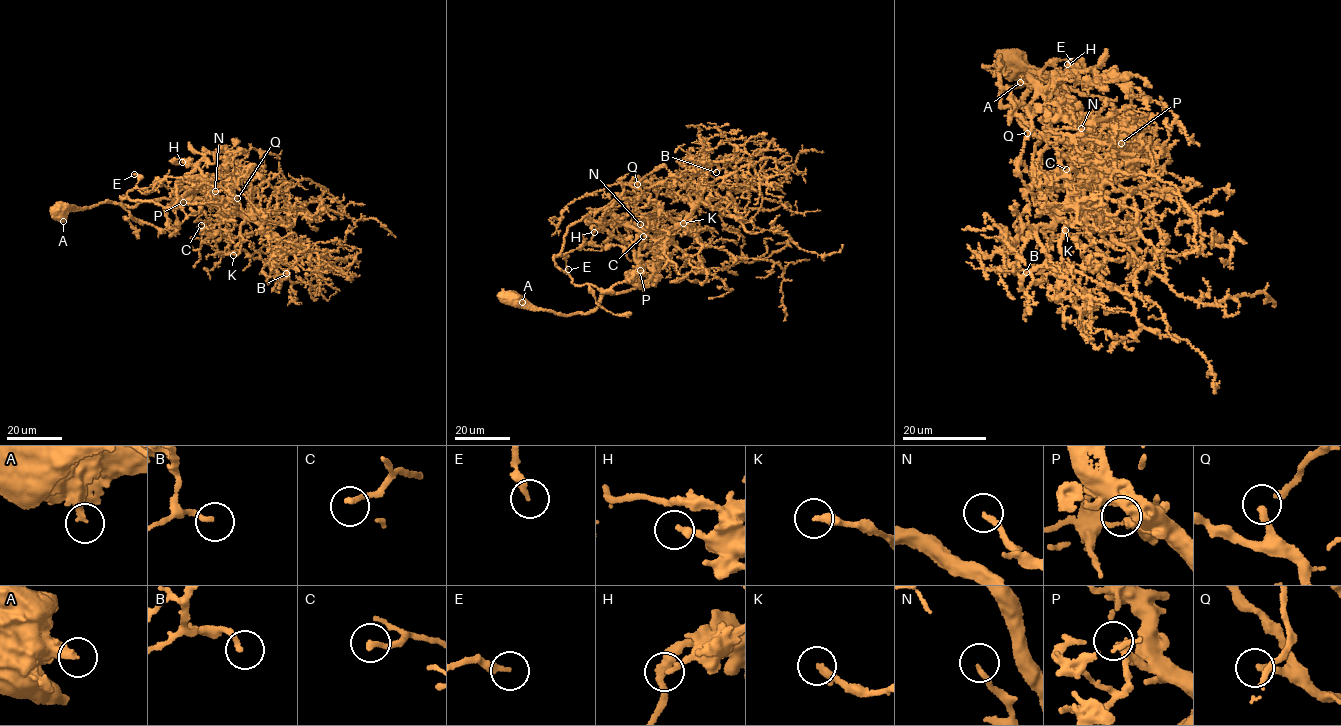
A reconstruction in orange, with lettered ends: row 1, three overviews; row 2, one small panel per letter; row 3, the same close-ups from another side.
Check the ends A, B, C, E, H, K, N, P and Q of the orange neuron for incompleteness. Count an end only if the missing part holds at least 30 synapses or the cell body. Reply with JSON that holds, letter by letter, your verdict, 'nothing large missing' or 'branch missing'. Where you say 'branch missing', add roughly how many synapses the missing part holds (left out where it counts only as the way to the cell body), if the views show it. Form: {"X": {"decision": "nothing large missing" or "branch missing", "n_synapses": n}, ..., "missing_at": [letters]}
{"A": {"decision": "nothing large missing"}, "B": {"decision": "nothing large missing"}, "C": {"decision": "branch missing", "n_synapses": 40}, "E": {"decision": "nothing large missing"}, "H": {"decision": "nothing large missing"}, "K": {"decision": "nothing large missing"}, "N": {"decision": "nothing large missing"}, "P": {"decision": "nothing large missing"}, "Q": {"decision": "branch missing", "n_synapses": 35}, "missing_at": ["C", "Q"]}

